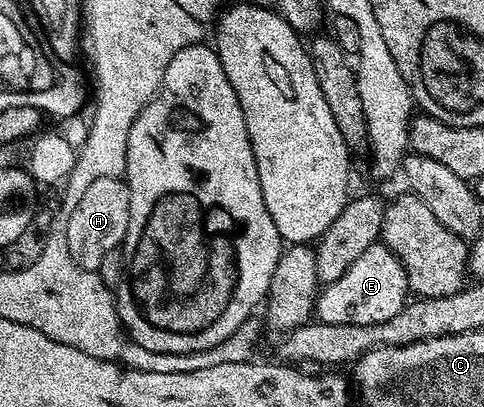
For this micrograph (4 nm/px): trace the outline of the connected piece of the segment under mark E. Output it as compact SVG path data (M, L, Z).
M377 242L368 247L361 256L338 278L338 282L323 285L316 297L315 319L322 324L381 324L403 310L410 299L408 275L402 262L384 243Z

